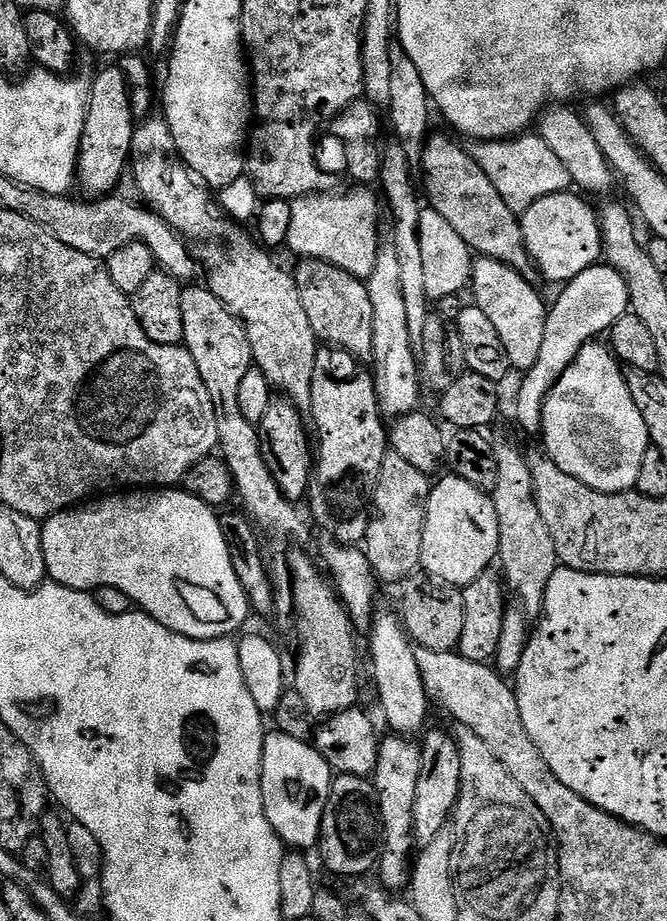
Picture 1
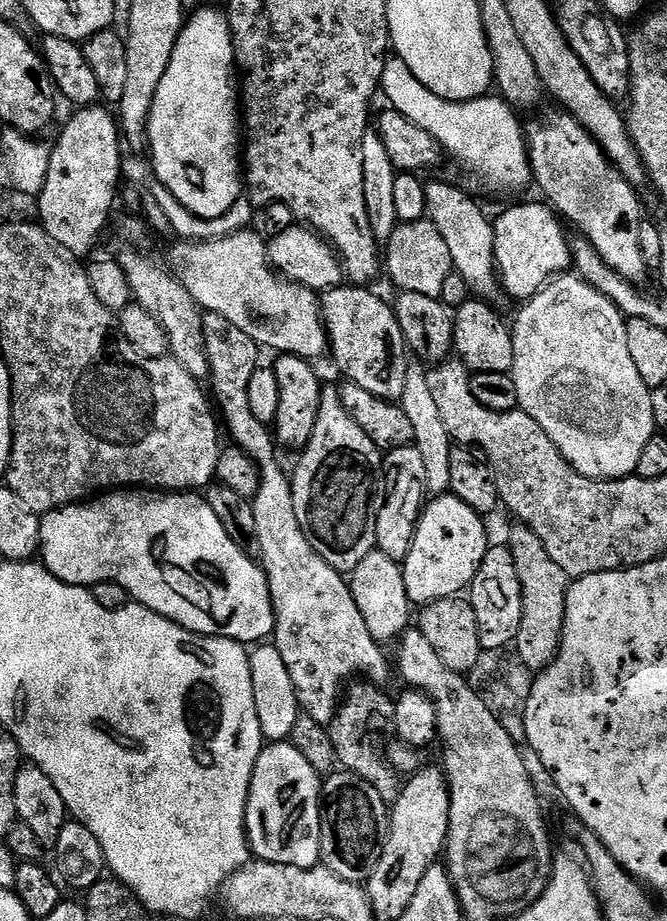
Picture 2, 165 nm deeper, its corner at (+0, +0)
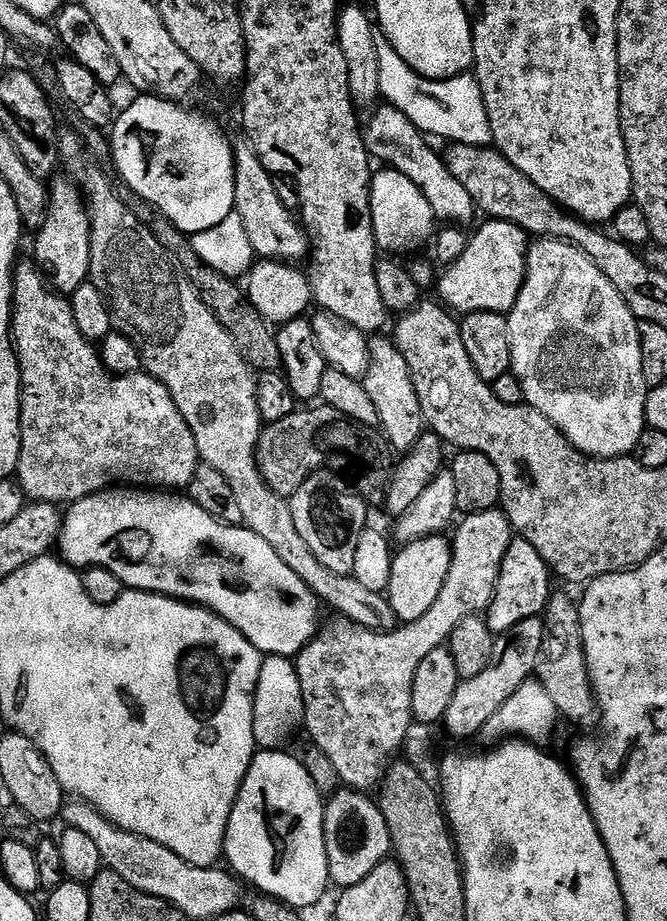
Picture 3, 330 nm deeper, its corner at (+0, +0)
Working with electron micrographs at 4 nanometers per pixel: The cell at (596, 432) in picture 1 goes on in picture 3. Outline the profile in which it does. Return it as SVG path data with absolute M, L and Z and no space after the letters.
M537 239L528 245L528 265L524 285L520 288L512 311L507 313L507 318L510 326L510 350L512 351L511 375L516 376L518 382L522 382L524 399L528 407L546 414L546 418L554 422L554 426L570 441L572 446L589 458L612 460L615 456L635 453L638 438L642 438L646 427L644 415L646 414L646 398L650 389L642 378L642 342L638 338L640 321L630 310L630 306L626 306L622 294L614 290L610 278L606 278L606 274L602 274L602 270L598 270L598 266L594 266L594 262L590 262L590 258L586 258L586 254L582 254L572 244L566 244L562 240Z

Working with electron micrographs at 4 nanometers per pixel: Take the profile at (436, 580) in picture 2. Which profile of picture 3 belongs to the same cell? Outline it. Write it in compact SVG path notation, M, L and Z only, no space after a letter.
M444 534L415 540L393 555L386 595L397 621L413 624L422 618L422 614L426 614L426 610L430 610L430 606L434 606L434 602L438 602L442 586L446 586L446 574L450 574L451 561L452 541Z

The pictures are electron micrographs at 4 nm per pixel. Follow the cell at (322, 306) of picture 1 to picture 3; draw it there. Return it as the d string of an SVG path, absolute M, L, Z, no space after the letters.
M380 334L369 343L368 350L372 362L368 372L362 377L366 394L370 394L370 402L378 410L379 431L383 432L385 440L392 445L397 453L408 452L418 442L418 438L426 431L426 421L422 402L418 402L418 394L414 390L414 382L410 378L410 366L406 366L406 358L398 350L395 339Z

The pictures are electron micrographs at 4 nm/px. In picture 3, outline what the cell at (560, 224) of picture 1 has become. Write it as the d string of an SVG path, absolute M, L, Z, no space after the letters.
M491 218L475 233L471 233L466 250L456 264L447 265L439 273L439 299L445 308L456 314L469 312L512 311L526 278L530 237L524 229L505 220Z

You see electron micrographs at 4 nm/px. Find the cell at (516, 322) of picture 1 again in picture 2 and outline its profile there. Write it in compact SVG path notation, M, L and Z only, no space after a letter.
M436 180L425 187L428 210L427 219L438 226L438 234L446 241L450 249L452 267L462 278L466 278L466 286L473 297L487 300L489 304L499 305L502 297L502 285L496 271L496 255L494 254L494 234L496 233L493 221L488 220L486 213L480 209L480 204L472 196L467 196L460 188L447 184L444 180Z

